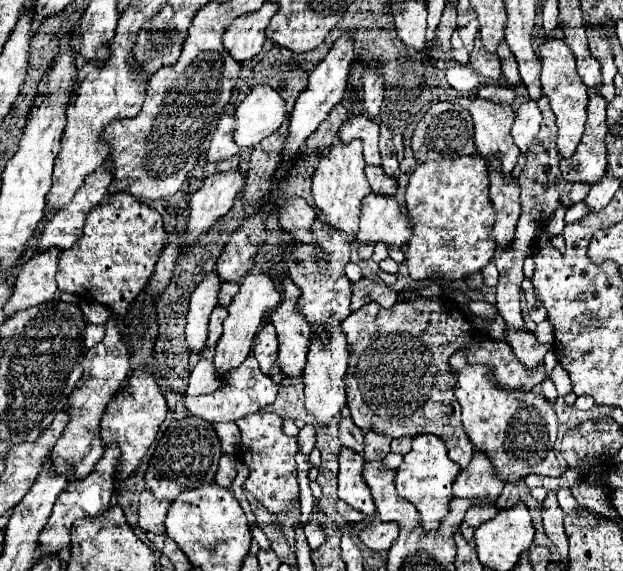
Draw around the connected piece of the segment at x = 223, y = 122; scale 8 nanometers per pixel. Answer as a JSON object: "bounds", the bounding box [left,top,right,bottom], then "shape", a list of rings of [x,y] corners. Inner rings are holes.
{"bounds":[207,114,239,162],"shape":[[[223,114],[219,118],[219,126],[217,126],[211,146],[207,150],[209,162],[219,162],[219,160],[231,158],[239,152],[239,146],[233,142],[233,130],[235,130],[235,114]]]}

